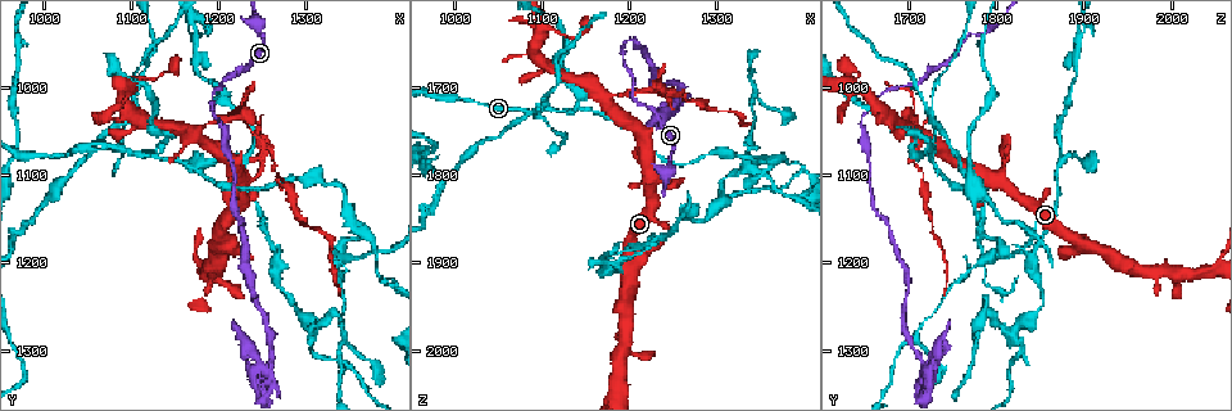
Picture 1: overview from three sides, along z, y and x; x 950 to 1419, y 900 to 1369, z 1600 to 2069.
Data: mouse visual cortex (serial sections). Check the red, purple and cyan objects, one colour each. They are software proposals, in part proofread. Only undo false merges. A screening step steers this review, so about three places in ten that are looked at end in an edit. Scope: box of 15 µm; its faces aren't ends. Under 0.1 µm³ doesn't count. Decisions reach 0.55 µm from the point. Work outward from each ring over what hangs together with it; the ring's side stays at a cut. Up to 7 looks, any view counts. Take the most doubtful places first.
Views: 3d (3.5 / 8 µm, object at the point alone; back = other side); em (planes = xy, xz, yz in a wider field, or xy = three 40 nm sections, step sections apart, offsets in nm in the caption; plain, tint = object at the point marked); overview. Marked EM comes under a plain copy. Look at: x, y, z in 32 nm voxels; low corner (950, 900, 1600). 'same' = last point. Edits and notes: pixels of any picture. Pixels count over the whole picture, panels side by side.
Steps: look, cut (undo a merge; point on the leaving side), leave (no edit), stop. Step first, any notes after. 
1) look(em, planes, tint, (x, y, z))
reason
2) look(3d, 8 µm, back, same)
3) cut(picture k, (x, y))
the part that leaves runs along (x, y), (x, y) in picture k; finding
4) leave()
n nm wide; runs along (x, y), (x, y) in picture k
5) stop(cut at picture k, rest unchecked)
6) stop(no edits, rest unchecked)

look(3d, 3.5 µm, (1175, 1045, 1705))
three arms meet

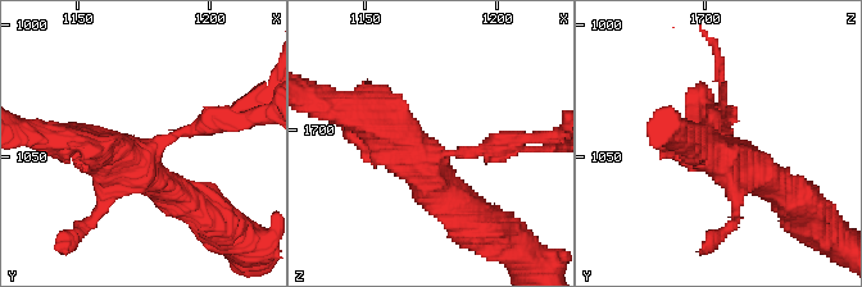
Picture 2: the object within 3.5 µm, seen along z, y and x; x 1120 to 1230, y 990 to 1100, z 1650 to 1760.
look(em, planes, tint, (1179, 1045, 1709))

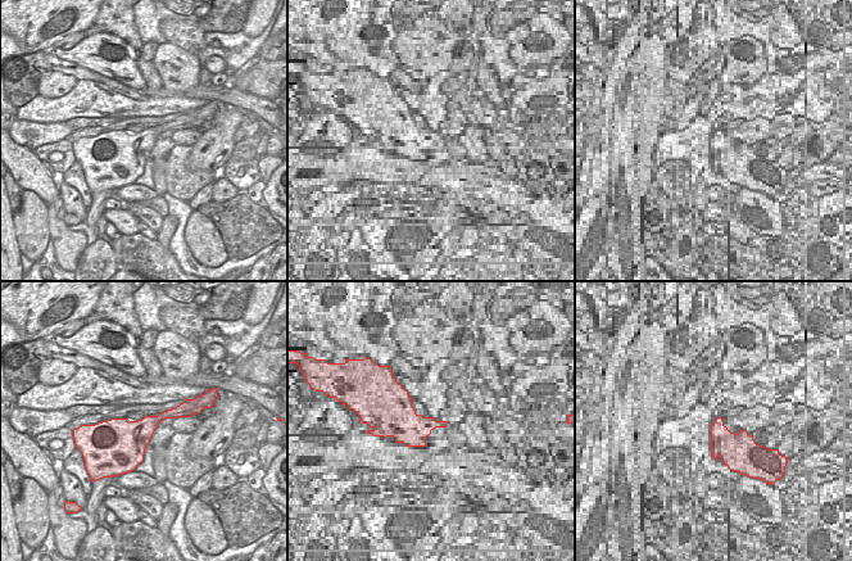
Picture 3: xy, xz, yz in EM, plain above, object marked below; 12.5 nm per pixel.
cut(picture 2, (716, 51))
a second cell is stuck on

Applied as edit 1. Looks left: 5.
look(3d, 3.5 µm, (1325, 1110, 1780))
abrupt turn

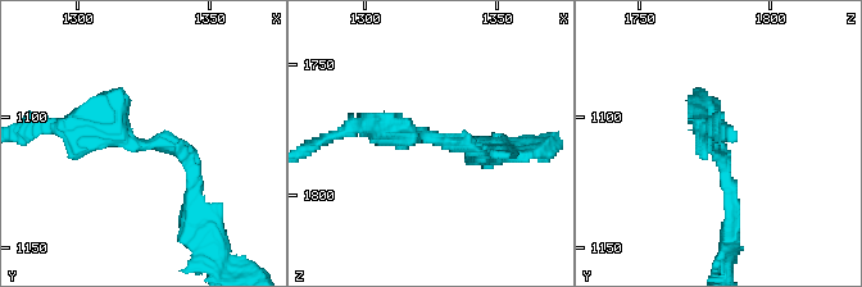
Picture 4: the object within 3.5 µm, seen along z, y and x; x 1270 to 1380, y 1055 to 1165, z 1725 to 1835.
look(em, xy, step 5, tint, (1328, 1111, 1779))
arms of 150, 350 nm; shape alone is not enough

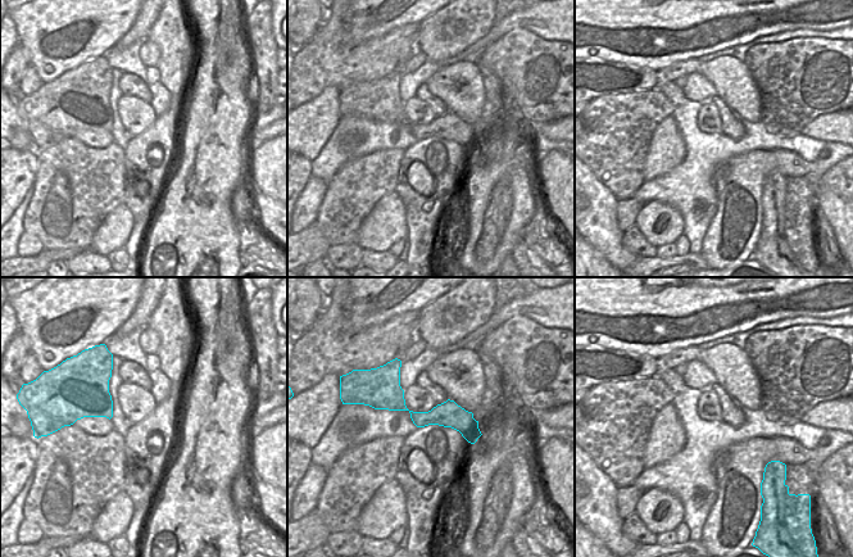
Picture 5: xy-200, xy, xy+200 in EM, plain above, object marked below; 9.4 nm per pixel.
leave()
runs along (366, 124), (461, 141), (480, 158) in picture 4; all the same cell

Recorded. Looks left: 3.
look(3d, 3.5 µm, (1365, 1165, 1780))
sharp bend

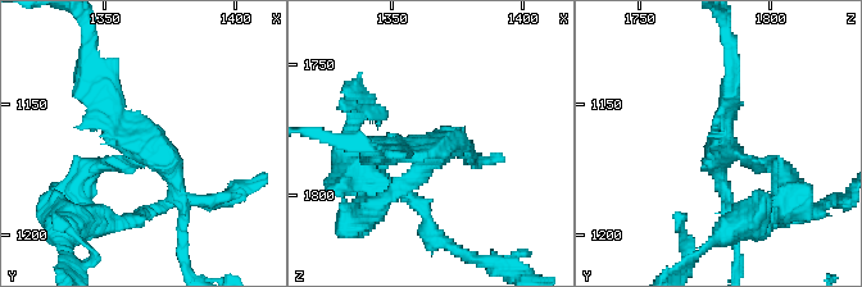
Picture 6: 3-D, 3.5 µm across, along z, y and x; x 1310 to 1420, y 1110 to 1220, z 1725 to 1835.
look(em, planes, tint, (1363, 1168, 1783))
3 arms; arms of 200, 200, 250 nm

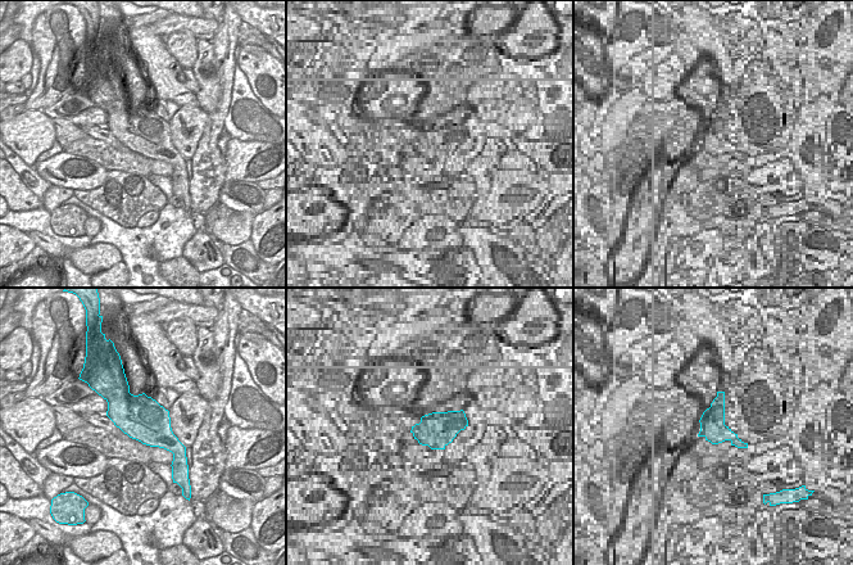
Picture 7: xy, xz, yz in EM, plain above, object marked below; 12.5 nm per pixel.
cut(picture 6, (382, 192))
the part that leaves runs along (426, 171), (371, 214), (375, 200) in picture 6; a second cell is stuck on

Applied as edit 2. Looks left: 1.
stop(cut at picture 2, cut at picture 6, rest unchecked)

